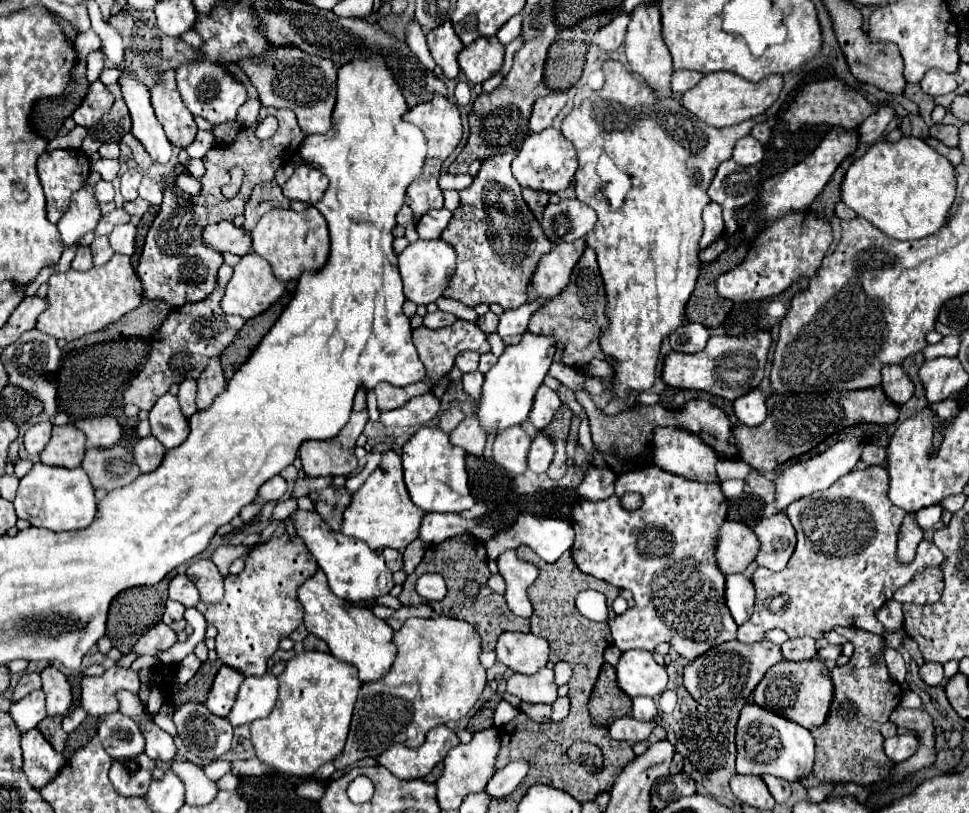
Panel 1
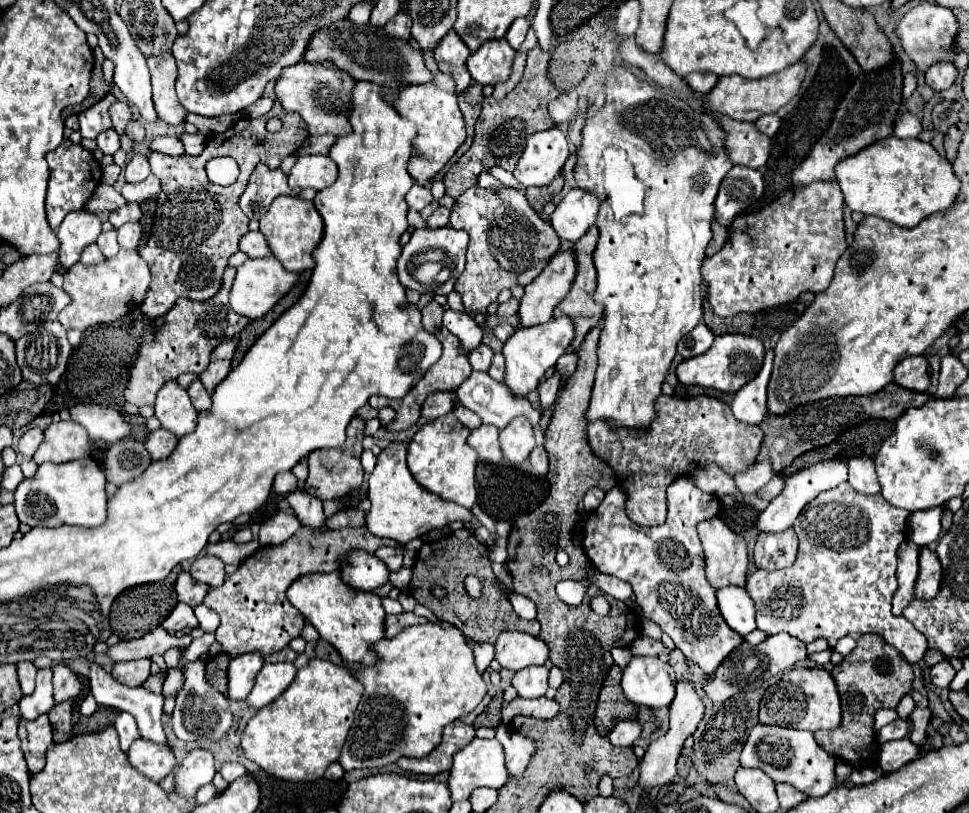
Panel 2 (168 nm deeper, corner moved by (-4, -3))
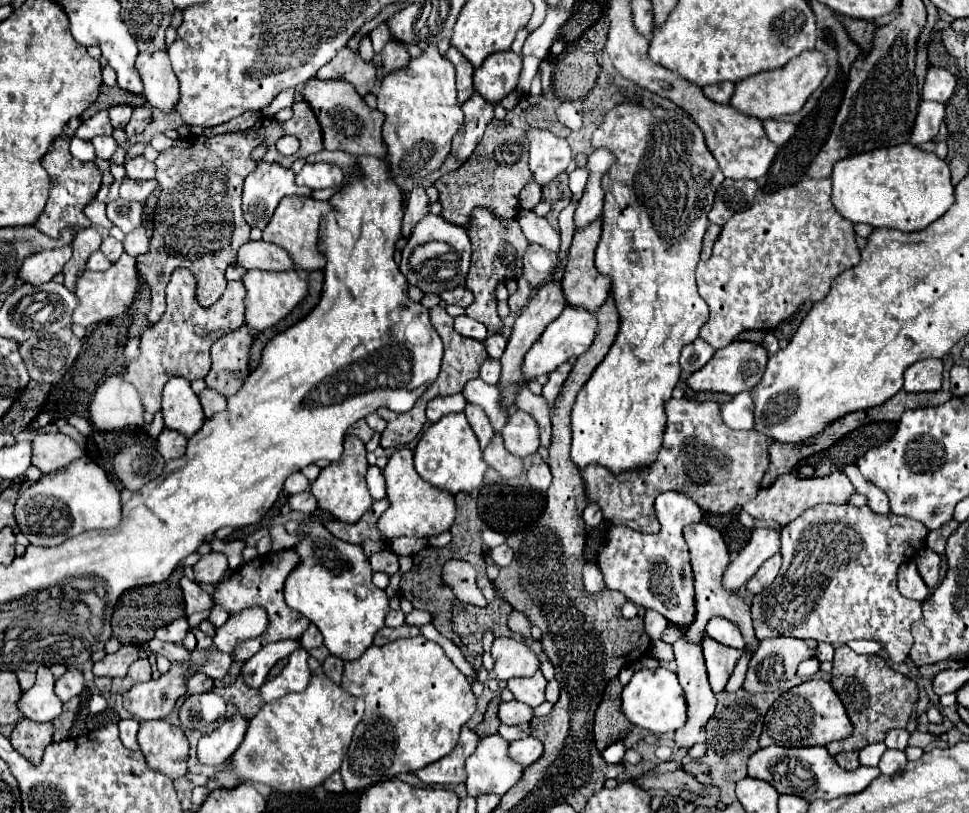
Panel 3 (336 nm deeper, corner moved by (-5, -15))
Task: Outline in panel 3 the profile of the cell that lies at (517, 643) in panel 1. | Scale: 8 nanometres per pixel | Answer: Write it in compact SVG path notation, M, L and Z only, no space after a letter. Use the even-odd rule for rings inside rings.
M496 637L492 643L494 675L496 679L508 681L510 677L530 677L538 671L538 657L522 641L508 637Z

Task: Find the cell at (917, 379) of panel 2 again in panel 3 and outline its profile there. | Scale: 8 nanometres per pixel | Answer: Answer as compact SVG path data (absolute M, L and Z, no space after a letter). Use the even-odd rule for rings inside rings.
M922 359L906 369L904 389L910 393L918 391L938 391L942 387L944 363L942 359Z

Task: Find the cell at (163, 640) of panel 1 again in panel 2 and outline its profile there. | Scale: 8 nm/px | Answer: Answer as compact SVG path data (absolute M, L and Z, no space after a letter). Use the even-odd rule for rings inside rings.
M157 627L133 641L119 641L109 647L107 655L113 661L131 661L131 659L151 659L153 655L163 655L167 649L181 645L175 635L169 635L163 627Z

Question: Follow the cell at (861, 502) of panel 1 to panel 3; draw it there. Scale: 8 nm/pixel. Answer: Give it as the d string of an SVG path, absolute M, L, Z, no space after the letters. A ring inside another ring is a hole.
M818 505L782 527L782 567L774 583L754 595L756 639L796 637L844 645L852 639L880 641L894 663L902 663L914 643L910 627L922 619L922 603L900 595L898 567L928 537L928 529L908 517L878 515L870 507Z

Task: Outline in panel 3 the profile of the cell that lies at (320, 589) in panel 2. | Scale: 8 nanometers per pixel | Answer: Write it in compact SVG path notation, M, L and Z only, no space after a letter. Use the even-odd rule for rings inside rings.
M302 521L298 535L302 539L292 549L298 553L300 561L286 577L284 599L320 629L330 653L344 661L358 659L372 645L376 631L384 627L384 617L390 611L388 595L374 587L374 573L360 545L334 537L318 521Z

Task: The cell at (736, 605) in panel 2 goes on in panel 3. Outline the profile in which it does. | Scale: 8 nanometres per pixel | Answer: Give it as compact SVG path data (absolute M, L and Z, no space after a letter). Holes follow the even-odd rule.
M722 617L710 619L706 625L706 631L714 641L718 641L722 645L728 645L734 649L744 649L744 639L742 639L740 631L728 619L722 619Z

